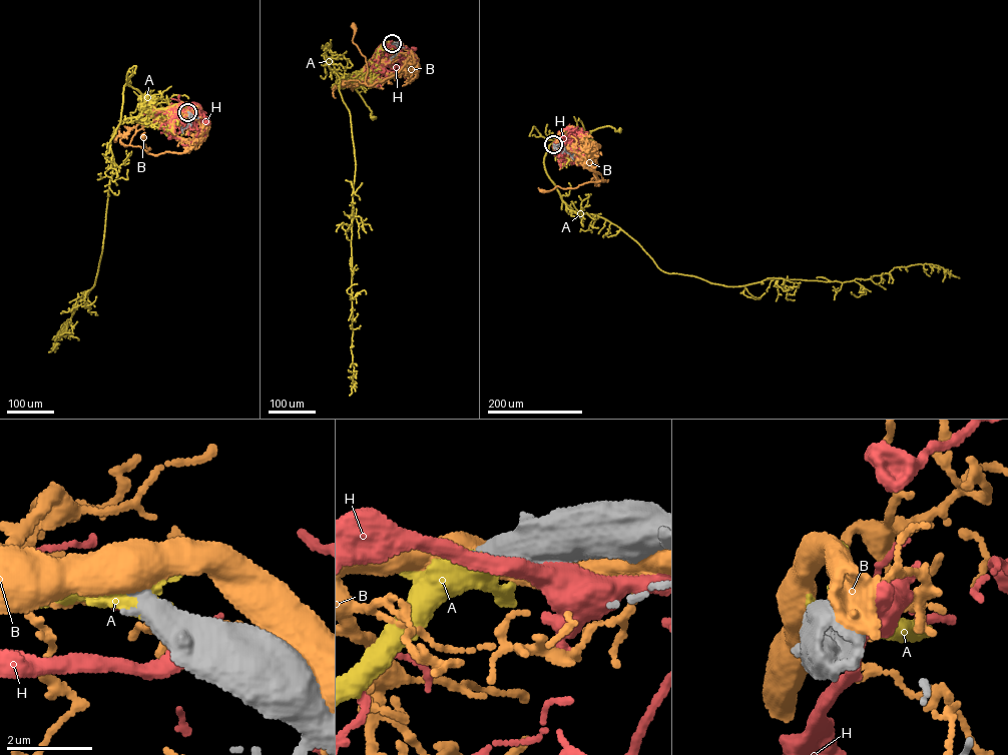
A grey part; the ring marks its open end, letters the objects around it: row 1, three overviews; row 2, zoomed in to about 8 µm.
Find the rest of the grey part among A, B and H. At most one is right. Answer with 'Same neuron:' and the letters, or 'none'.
Same neuron: A

